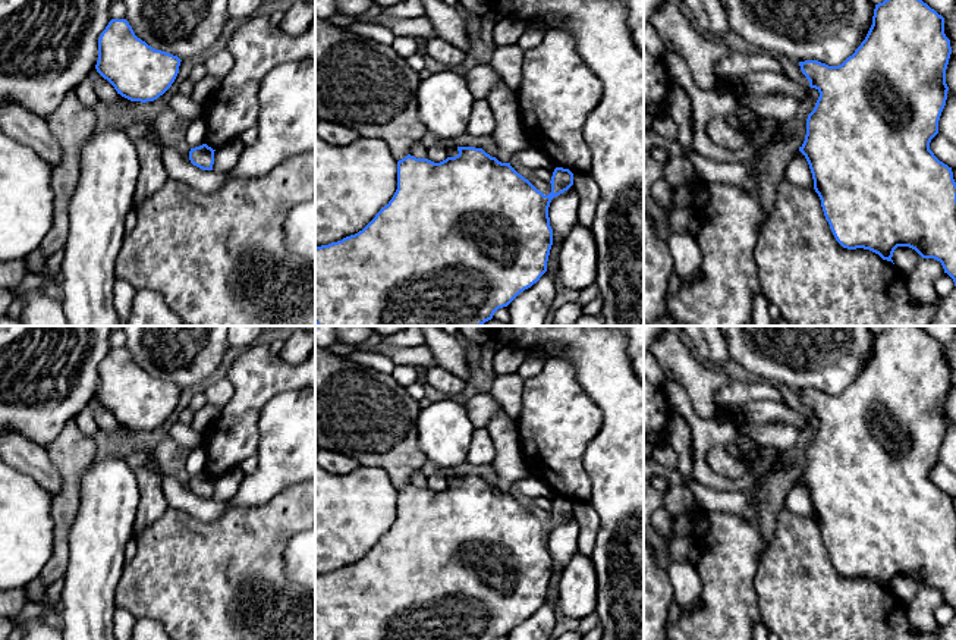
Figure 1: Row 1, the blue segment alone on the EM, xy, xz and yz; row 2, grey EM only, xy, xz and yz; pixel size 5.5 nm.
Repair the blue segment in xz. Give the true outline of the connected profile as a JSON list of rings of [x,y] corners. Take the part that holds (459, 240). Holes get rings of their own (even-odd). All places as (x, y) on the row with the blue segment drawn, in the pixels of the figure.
[[[499,82],[490,91],[487,101],[496,119],[496,128],[491,134],[499,147],[496,157],[475,147],[457,147],[457,156],[447,157],[440,163],[408,154],[397,161],[397,189],[389,204],[358,233],[328,245],[315,247],[315,326],[482,326],[493,319],[499,308],[507,307],[521,292],[537,283],[547,272],[547,261],[553,245],[548,207],[554,197],[573,185],[573,173],[569,169],[556,167],[550,181],[551,192],[544,195],[538,191],[510,166],[512,157],[516,153],[531,147],[521,119],[516,91],[509,90],[504,82]]]

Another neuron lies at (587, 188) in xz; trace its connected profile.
[[[575,173],[573,186],[579,195],[578,223],[591,228],[600,200],[598,183],[589,173]]]

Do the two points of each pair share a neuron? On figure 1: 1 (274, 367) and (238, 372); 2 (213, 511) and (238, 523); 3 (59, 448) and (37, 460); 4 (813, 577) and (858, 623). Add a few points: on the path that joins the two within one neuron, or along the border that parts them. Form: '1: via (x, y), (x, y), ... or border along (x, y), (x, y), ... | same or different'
1: via (266, 372), (247, 372) | same
2: border along (226, 504), (223, 511), (208, 521), (186, 514) | different
3: border along (44, 449), (63, 485) | different
4: via (824, 589), (846, 611) | same

